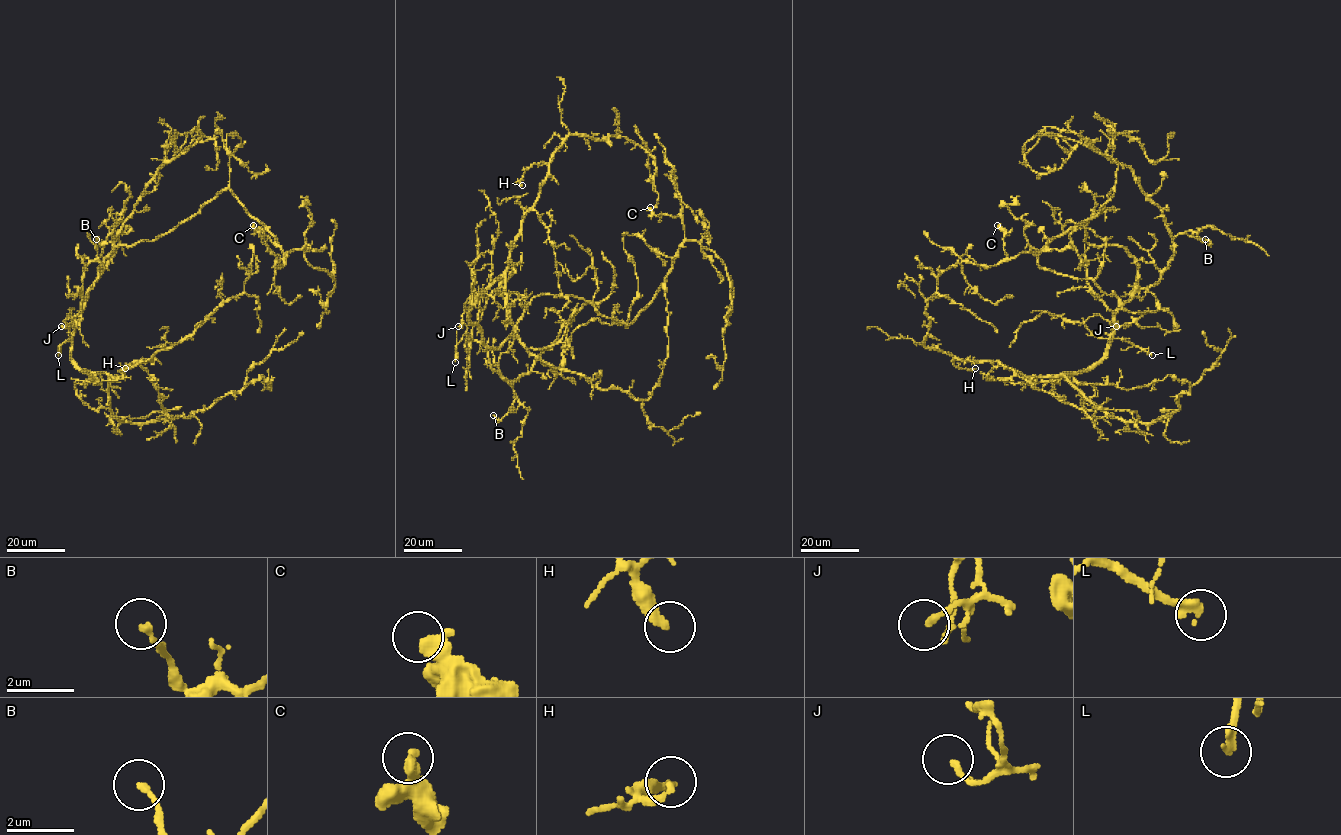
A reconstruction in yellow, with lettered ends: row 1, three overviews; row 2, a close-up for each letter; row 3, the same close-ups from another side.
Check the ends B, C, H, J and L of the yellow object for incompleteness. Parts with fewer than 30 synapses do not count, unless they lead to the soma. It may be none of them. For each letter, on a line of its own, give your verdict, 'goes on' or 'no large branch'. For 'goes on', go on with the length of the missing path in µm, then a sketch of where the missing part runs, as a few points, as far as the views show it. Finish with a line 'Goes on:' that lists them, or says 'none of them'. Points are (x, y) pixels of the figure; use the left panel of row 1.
B: no large branch
C: no large branch
H: no large branch
J: no large branch
L: goes on; missing 80 µm; course (58, 355), (85, 387), (95, 388), (98, 383), (90, 385), (90, 395), (96, 400), (104, 399), (102, 395)
Goes on: L

